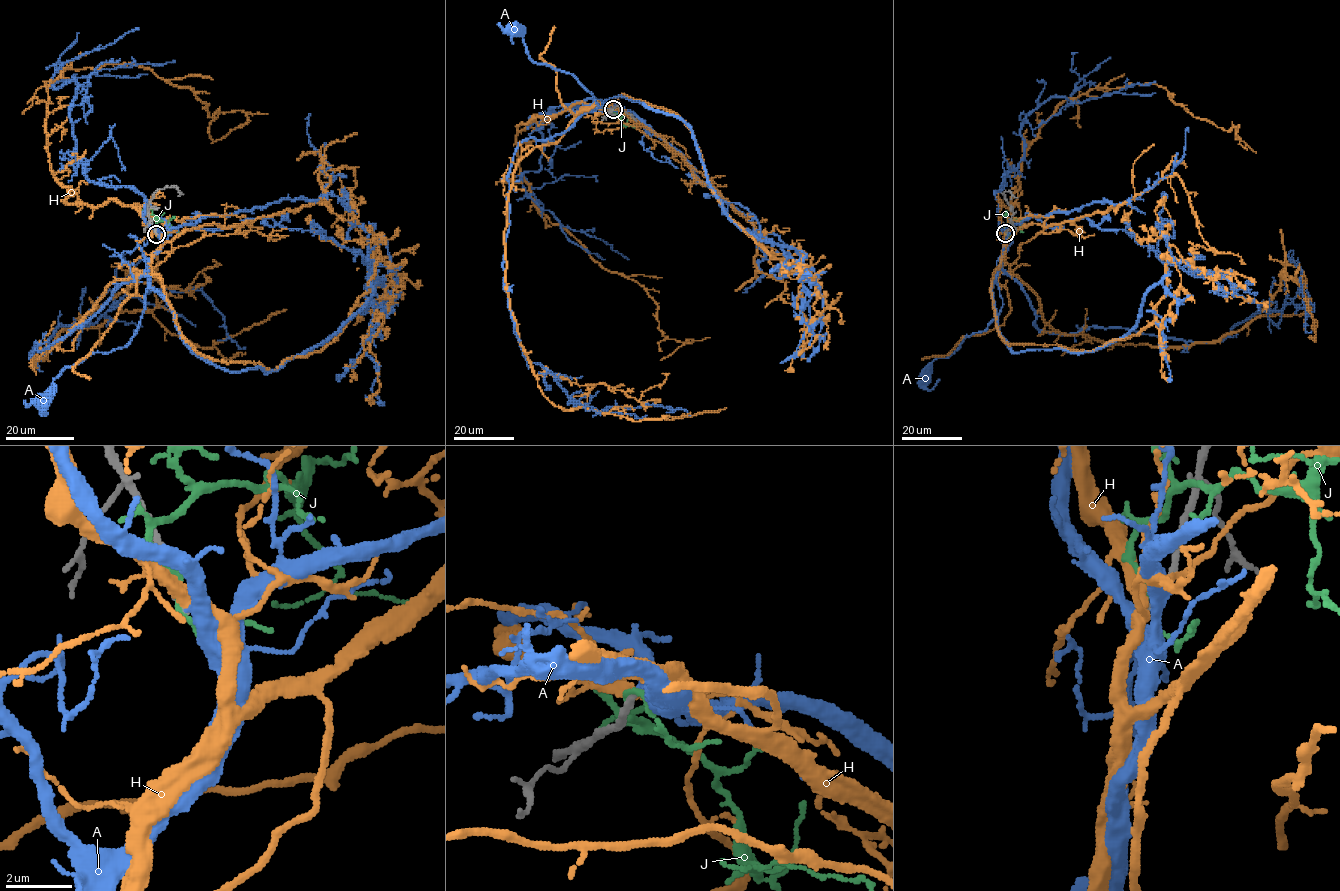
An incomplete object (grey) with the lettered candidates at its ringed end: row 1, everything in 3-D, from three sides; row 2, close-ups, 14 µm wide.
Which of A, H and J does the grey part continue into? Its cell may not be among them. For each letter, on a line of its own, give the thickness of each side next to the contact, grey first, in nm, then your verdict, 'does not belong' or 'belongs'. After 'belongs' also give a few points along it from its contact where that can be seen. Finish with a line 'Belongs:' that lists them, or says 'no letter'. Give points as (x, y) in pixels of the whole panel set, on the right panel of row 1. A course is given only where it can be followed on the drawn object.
A: 200 nm thick on the grey side, 360 nm on the other; does not belong
H: 200 nm thick on the grey side, 380 nm on the other; does not belong
J: 200 nm thick on the grey side, 110 nm on the other; does not belong
Belongs: no letter

